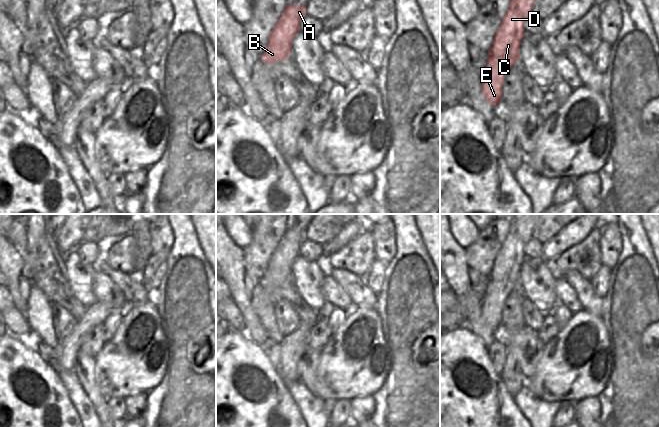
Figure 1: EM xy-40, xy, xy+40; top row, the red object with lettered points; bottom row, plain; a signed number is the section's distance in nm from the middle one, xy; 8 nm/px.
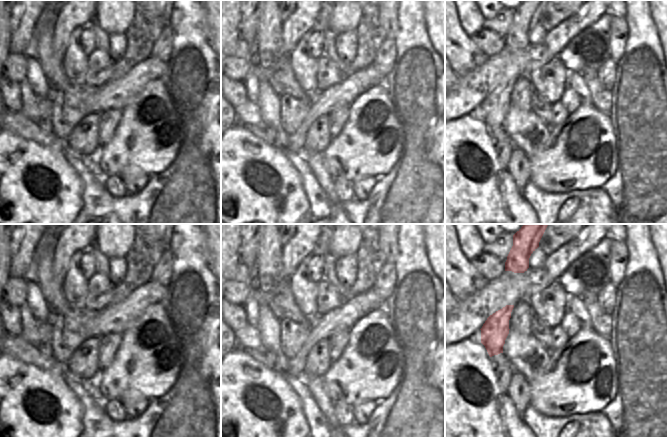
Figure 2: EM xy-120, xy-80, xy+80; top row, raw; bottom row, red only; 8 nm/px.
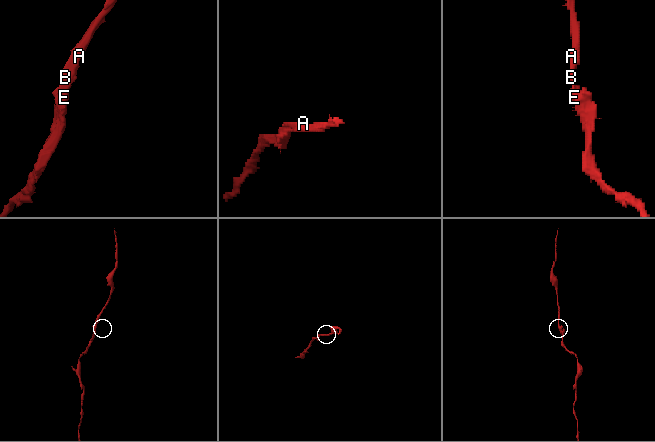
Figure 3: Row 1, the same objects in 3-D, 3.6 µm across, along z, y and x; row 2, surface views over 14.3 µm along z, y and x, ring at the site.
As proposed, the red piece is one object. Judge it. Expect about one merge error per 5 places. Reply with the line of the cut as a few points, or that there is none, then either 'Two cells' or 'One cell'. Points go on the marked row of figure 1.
No split. One cell

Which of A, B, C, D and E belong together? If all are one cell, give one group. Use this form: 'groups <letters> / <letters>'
groups A B C D E

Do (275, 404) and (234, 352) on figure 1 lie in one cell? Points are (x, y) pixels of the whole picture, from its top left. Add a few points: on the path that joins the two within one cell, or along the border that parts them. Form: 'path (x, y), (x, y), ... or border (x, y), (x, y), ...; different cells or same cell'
path (255, 403), (245, 400), (231, 387), (232, 372); same cell

